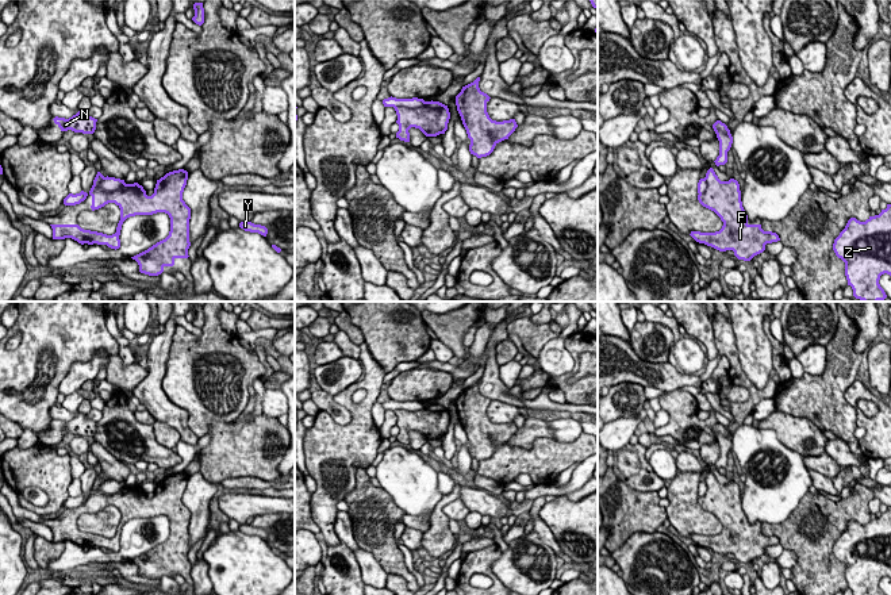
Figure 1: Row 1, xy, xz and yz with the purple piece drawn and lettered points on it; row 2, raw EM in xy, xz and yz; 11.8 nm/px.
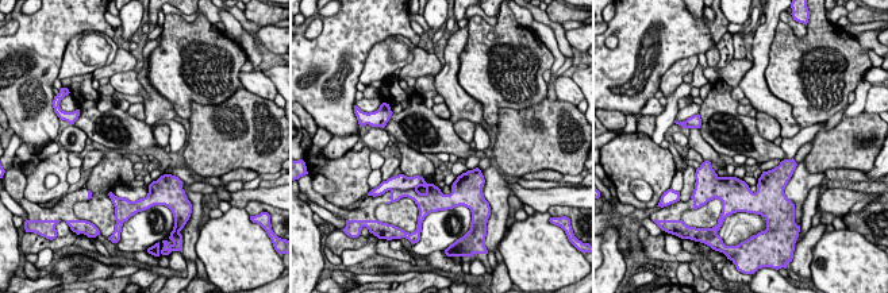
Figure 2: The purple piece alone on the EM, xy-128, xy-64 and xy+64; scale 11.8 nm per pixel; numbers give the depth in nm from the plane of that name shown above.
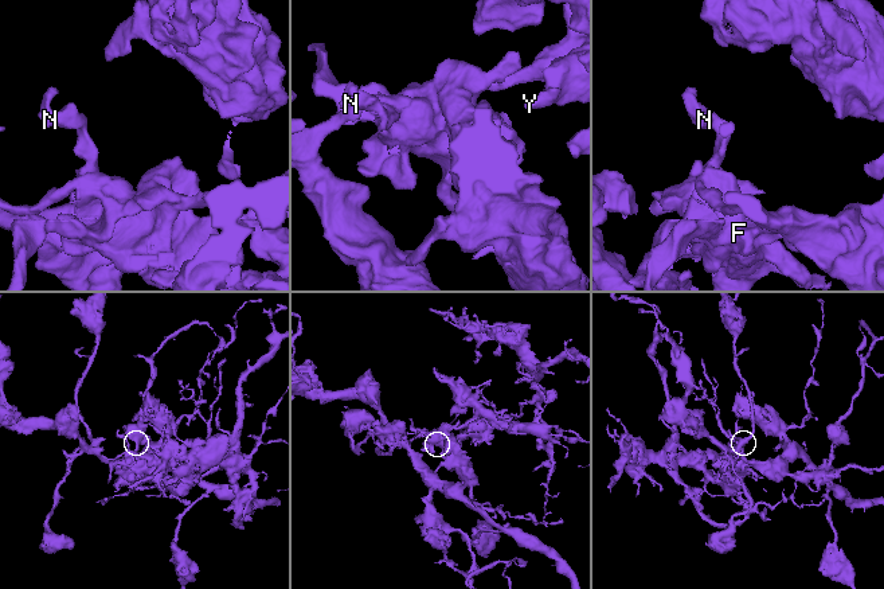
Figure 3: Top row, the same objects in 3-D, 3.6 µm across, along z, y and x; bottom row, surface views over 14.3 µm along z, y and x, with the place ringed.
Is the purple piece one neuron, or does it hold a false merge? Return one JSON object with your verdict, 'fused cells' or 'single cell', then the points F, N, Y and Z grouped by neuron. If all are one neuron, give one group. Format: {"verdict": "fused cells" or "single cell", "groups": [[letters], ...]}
{"verdict": "fused cells", "groups": [["F", "N", "Y"], ["Z"]]}

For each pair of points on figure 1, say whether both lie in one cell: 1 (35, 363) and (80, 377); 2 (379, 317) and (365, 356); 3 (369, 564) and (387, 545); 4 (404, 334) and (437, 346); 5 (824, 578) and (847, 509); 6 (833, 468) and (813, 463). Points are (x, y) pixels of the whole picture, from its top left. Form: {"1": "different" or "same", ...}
{"1": "different", "2": "different", "3": "different", "4": "different", "5": "same", "6": "same"}

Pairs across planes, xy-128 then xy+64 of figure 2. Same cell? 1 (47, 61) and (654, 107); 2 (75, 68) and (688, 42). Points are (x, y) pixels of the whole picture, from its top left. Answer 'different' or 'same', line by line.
1: different
2: different

